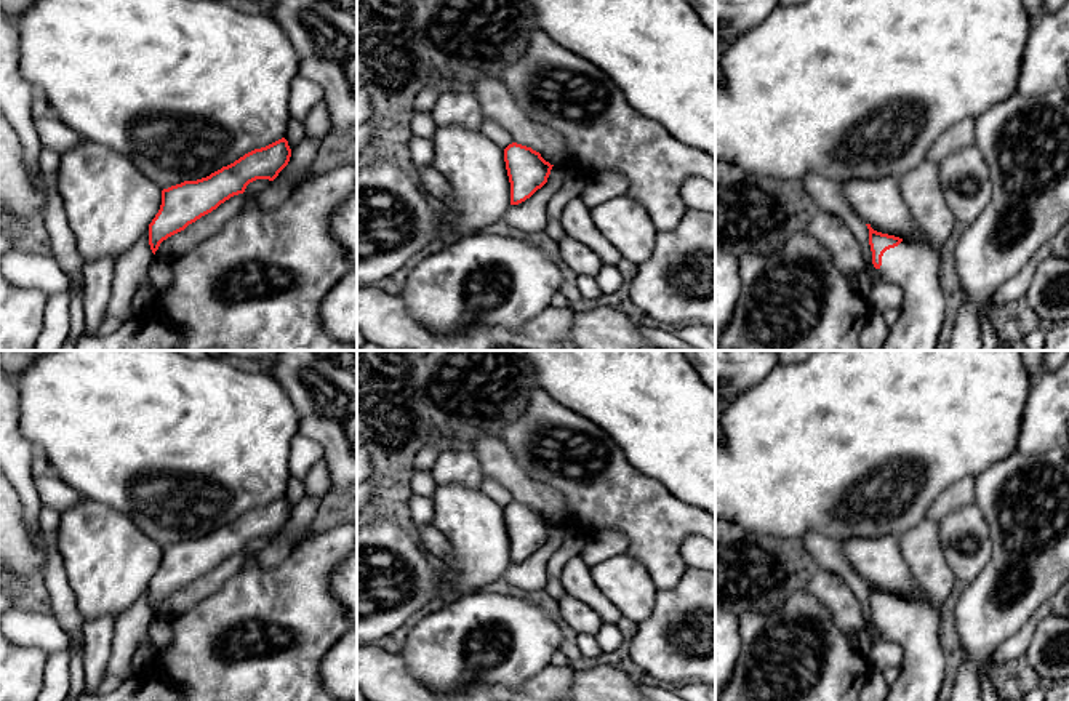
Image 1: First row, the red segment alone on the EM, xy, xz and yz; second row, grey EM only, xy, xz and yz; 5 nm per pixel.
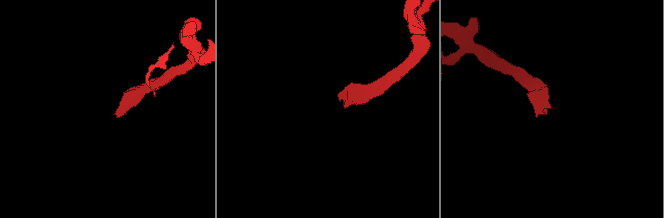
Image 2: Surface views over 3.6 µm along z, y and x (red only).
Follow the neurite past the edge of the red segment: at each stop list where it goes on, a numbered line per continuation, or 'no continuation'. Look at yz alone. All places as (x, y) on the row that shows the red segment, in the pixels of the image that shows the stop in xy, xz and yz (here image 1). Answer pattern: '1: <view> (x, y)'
1: yz (914, 268)

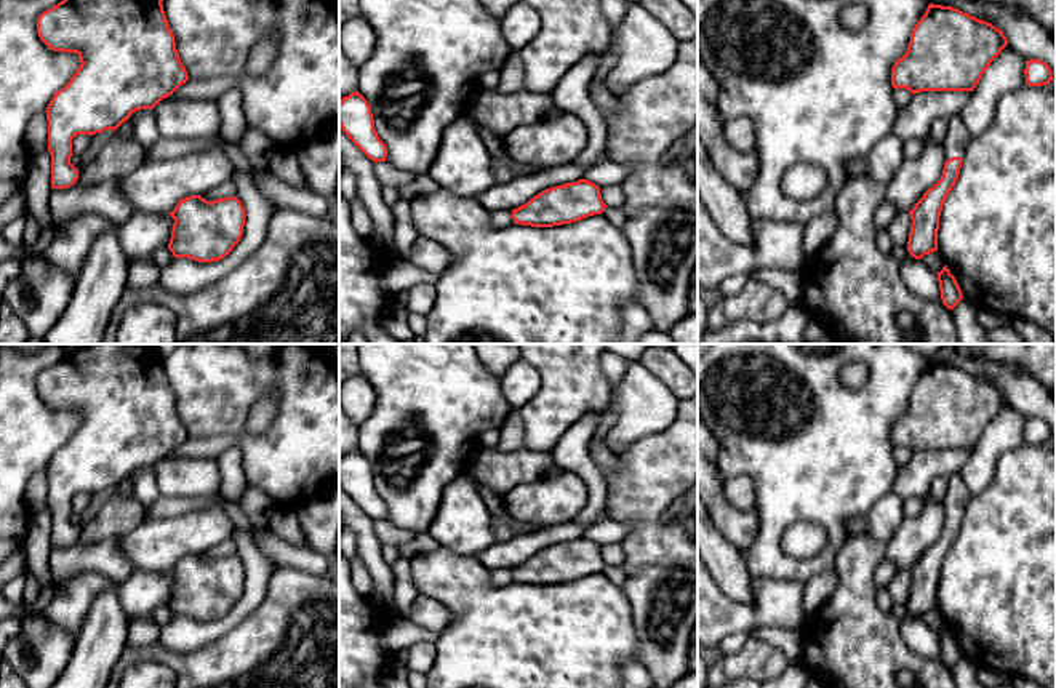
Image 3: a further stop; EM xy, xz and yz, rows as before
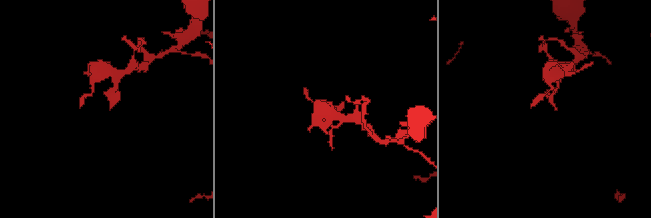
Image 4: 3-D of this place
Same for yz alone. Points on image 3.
1: yz (956, 141)

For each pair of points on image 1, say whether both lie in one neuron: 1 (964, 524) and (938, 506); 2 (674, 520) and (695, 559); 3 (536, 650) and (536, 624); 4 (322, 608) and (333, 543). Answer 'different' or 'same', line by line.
1: different
2: different
3: same
4: same

